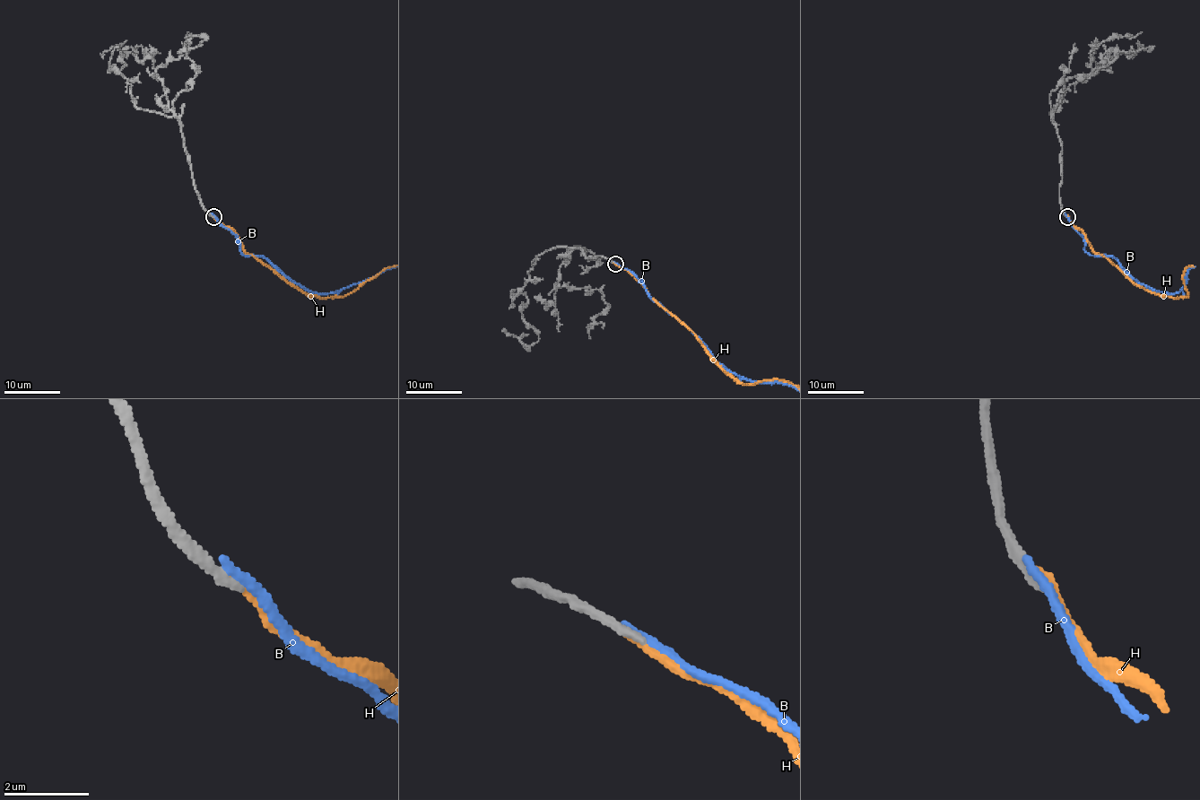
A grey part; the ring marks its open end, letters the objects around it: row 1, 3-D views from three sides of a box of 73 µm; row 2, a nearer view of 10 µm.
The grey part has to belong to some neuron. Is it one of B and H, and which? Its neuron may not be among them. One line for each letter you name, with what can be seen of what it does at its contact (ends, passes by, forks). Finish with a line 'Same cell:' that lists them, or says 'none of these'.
Same cell: none of these

